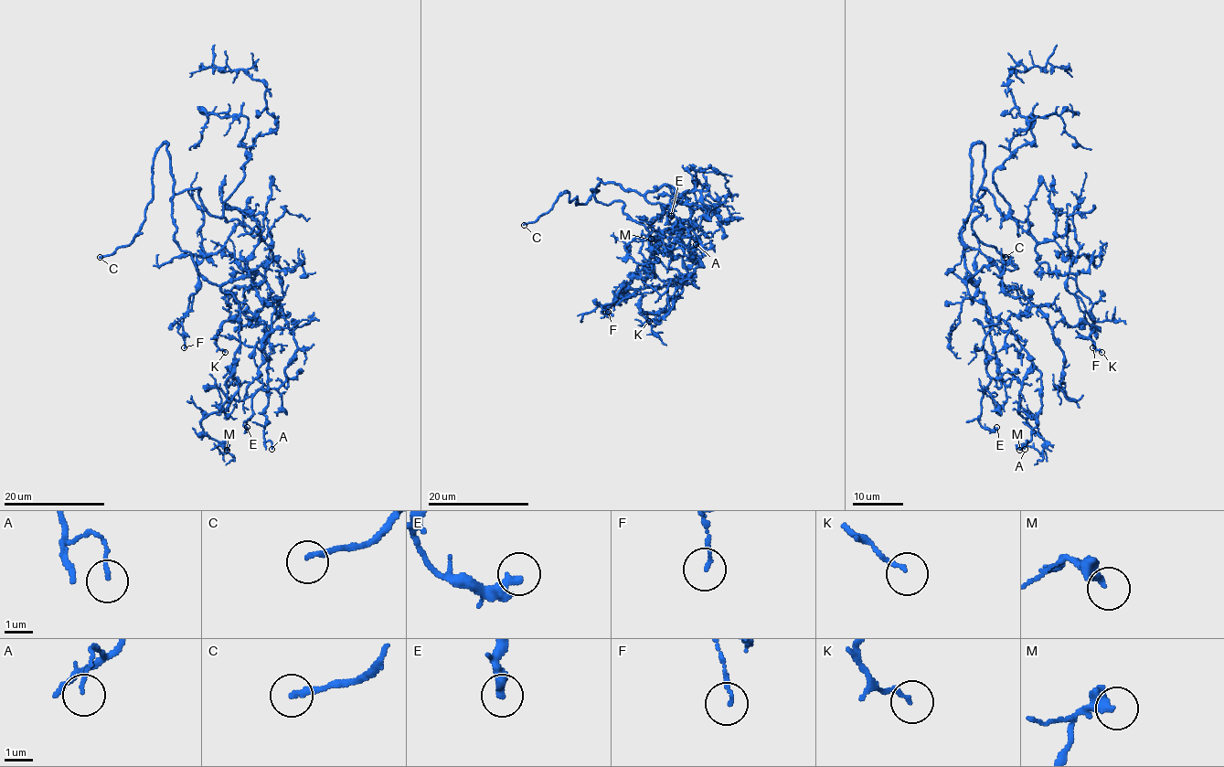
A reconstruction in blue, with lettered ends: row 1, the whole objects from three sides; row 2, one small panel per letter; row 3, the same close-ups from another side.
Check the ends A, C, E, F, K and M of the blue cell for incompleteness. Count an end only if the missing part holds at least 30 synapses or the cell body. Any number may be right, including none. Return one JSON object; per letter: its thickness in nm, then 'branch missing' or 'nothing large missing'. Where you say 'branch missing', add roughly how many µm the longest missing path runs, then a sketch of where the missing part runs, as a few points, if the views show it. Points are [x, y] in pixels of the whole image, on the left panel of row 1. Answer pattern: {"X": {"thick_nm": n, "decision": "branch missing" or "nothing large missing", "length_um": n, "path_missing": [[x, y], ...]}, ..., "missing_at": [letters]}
{"A": {"thick_nm": 110, "decision": "nothing large missing"}, "C": {"thick_nm": 200, "decision": "branch missing", "length_um": 100}, "E": {"thick_nm": 380, "decision": "nothing large missing"}, "F": {"thick_nm": 100, "decision": "nothing large missing"}, "K": {"thick_nm": 120, "decision": "nothing large missing"}, "M": {"thick_nm": 260, "decision": "nothing large missing"}, "missing_at": ["C"]}

